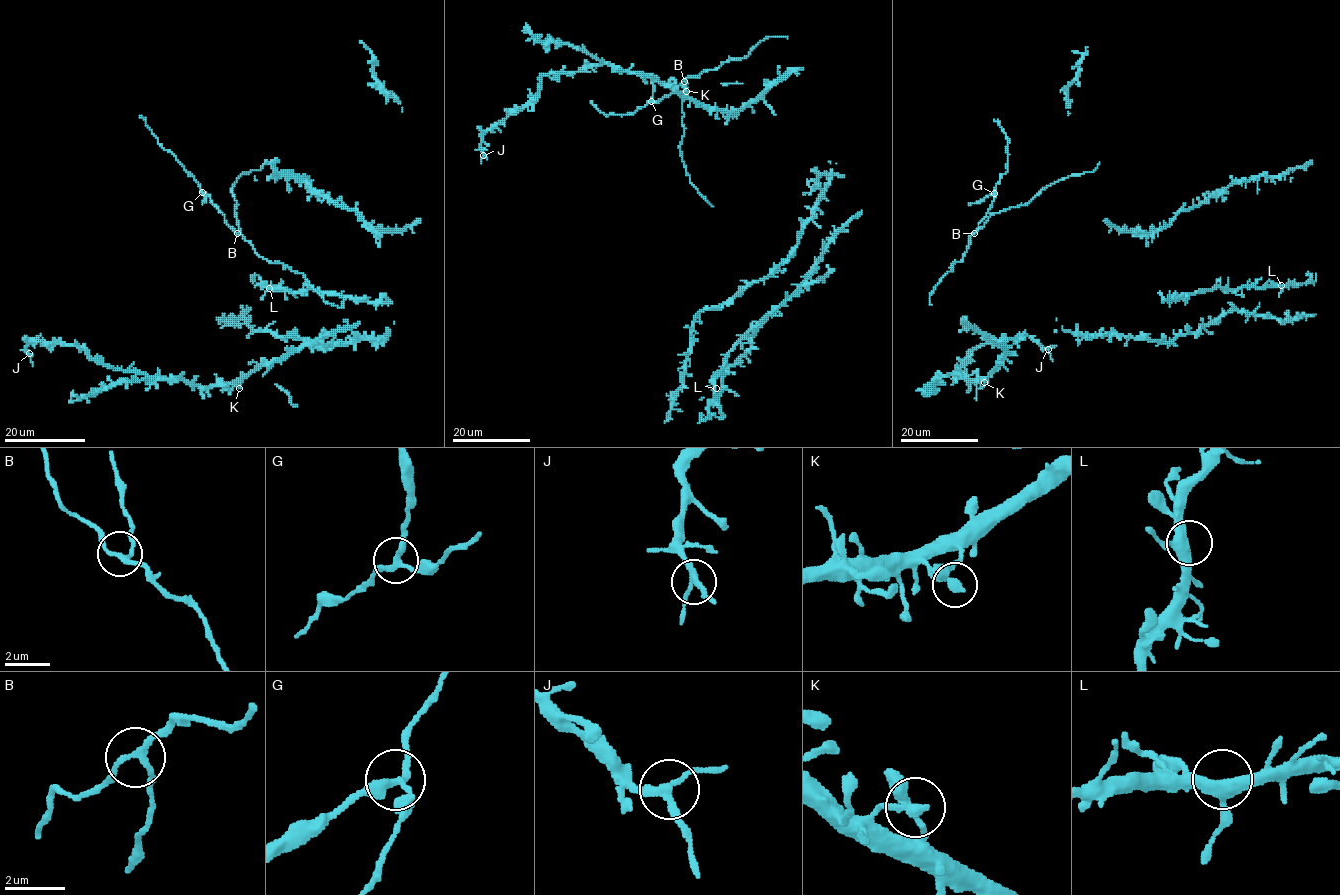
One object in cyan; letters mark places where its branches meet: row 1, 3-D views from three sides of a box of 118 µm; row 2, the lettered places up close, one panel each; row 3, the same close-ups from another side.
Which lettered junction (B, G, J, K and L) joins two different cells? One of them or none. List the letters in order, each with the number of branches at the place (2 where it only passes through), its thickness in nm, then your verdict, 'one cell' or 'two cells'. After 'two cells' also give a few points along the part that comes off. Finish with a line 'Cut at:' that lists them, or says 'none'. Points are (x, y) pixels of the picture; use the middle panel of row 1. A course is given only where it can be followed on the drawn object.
B: 3 | 180 nm | one cell
G: 3 | 240 nm | two cells | (651, 100), (653, 84), (650, 76)
J: 3 | 240 nm | one cell
K: 3 | 240 nm | one cell
L: 3 | 400 nm | one cell
Cut at: G

